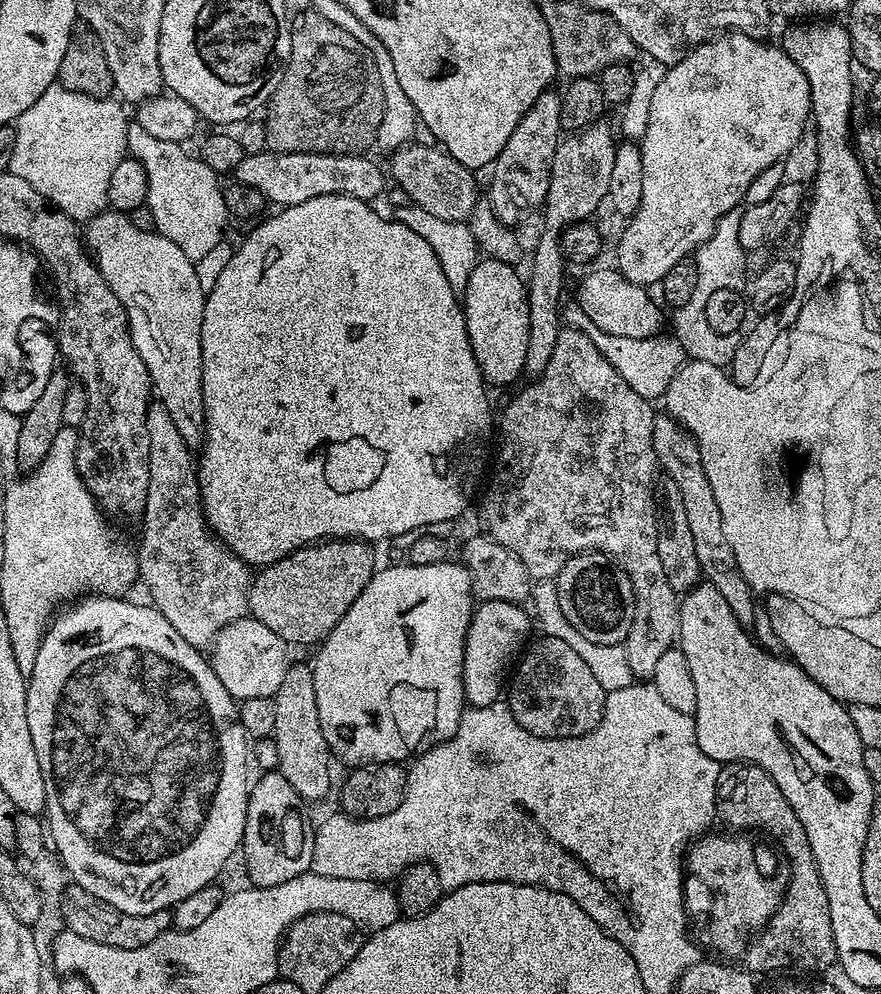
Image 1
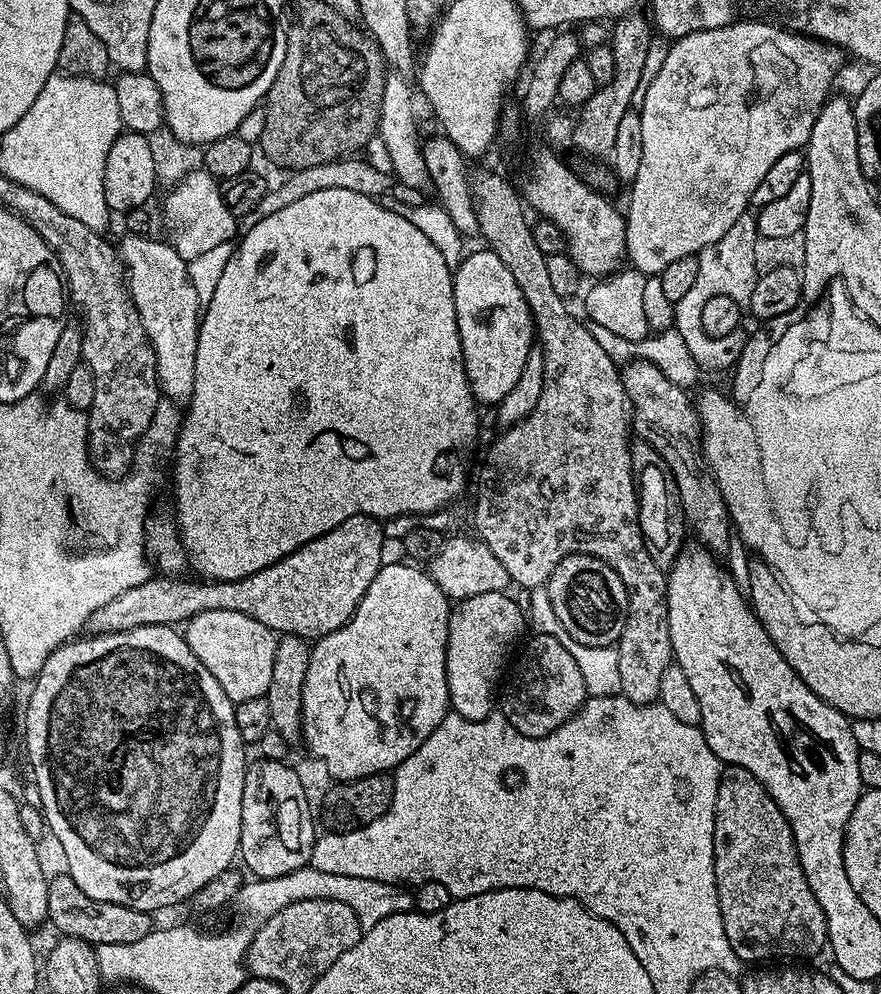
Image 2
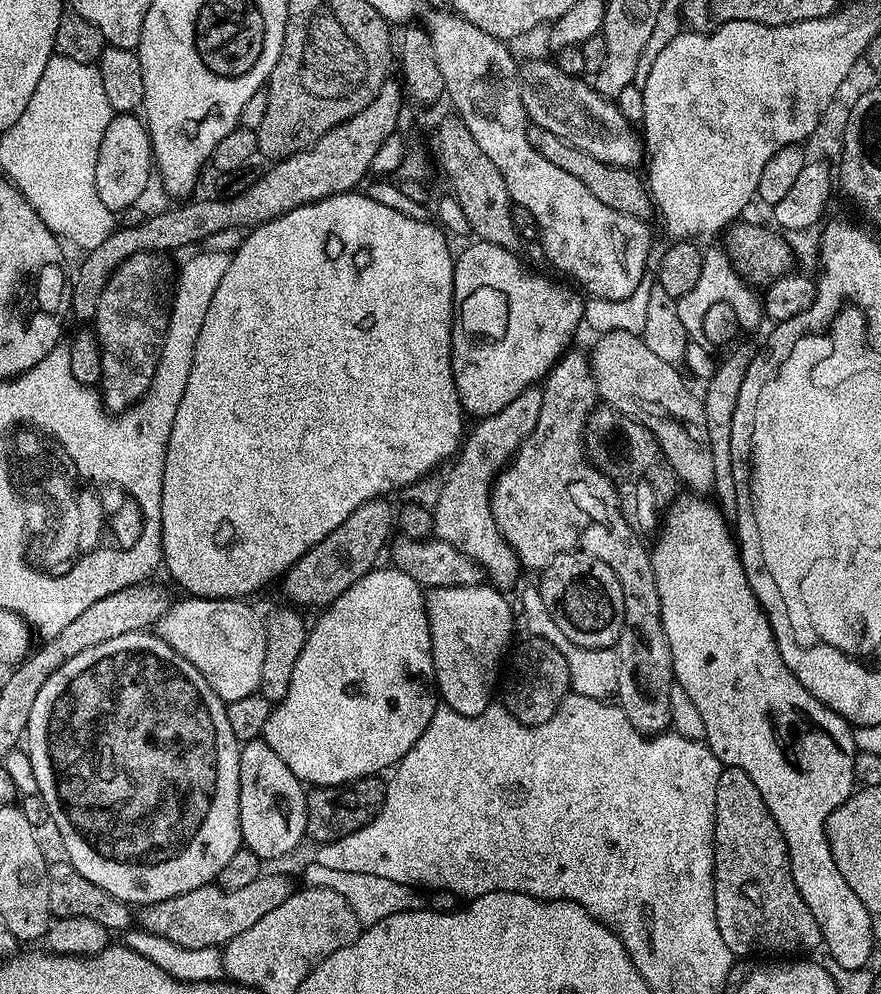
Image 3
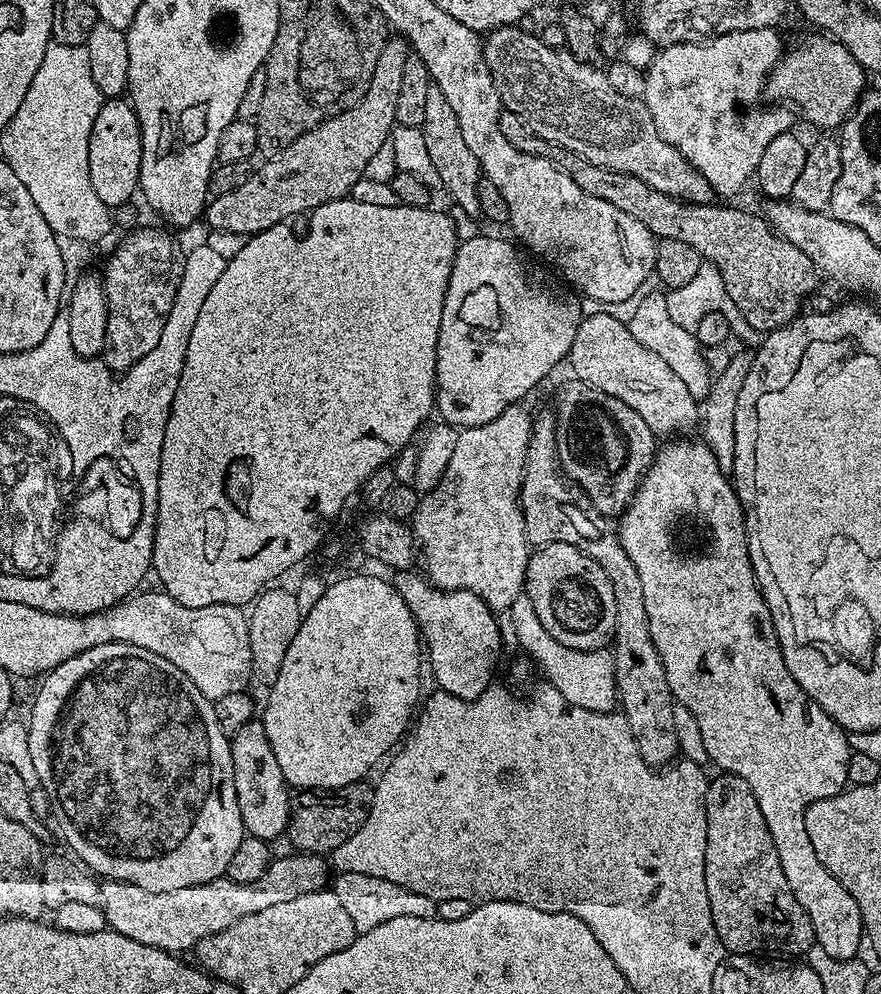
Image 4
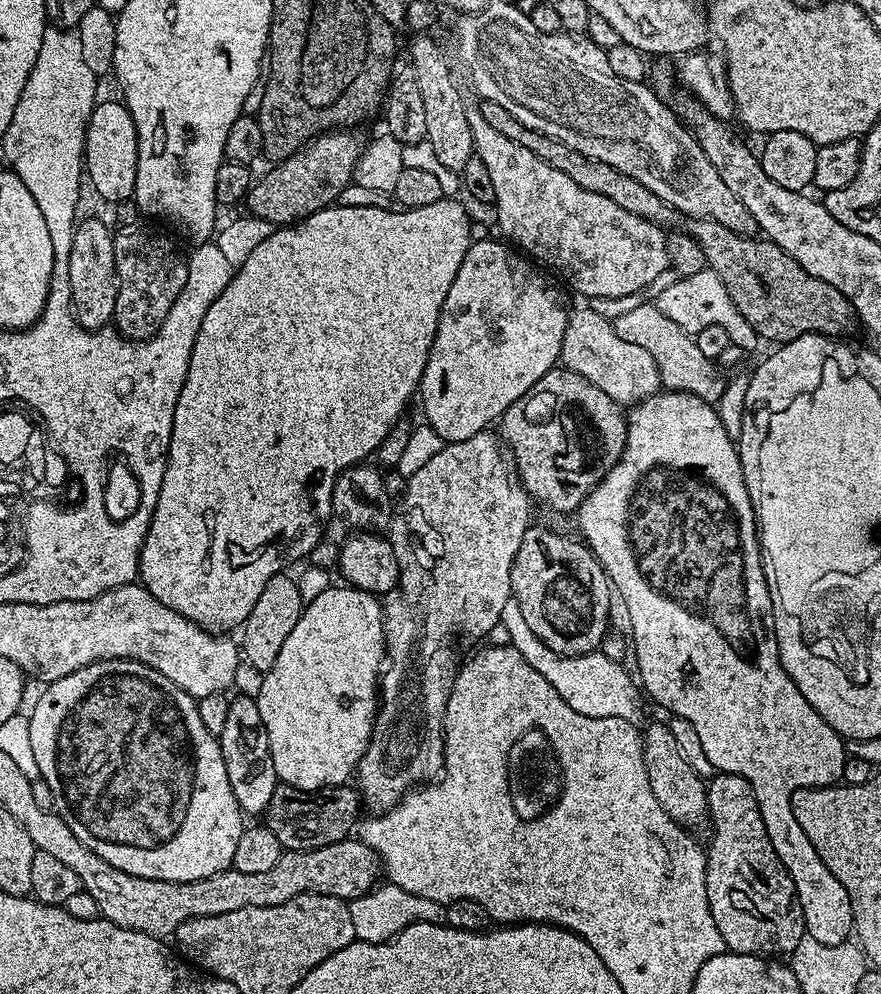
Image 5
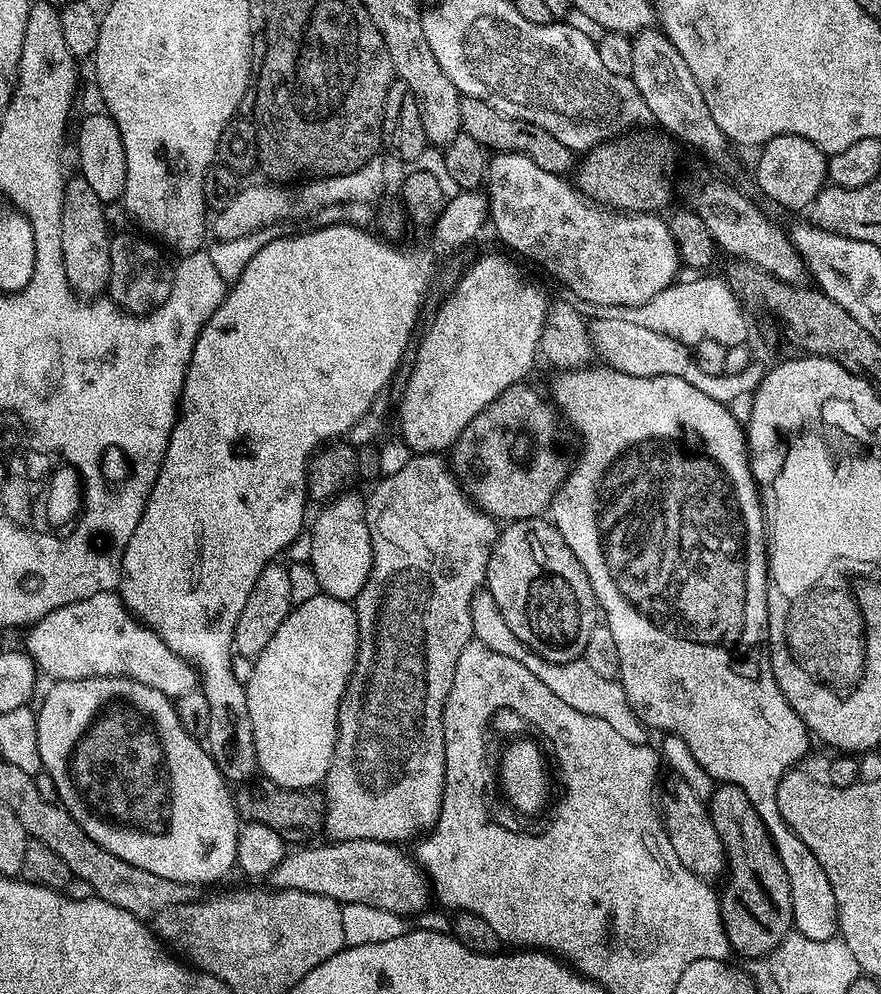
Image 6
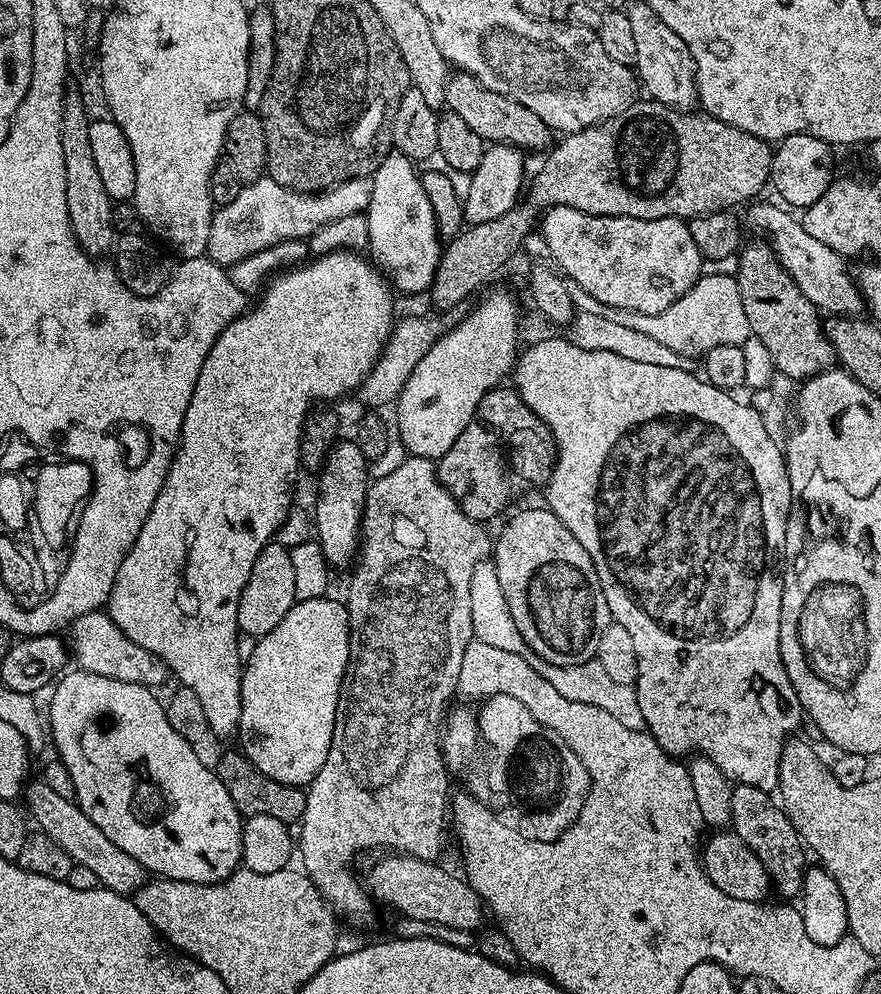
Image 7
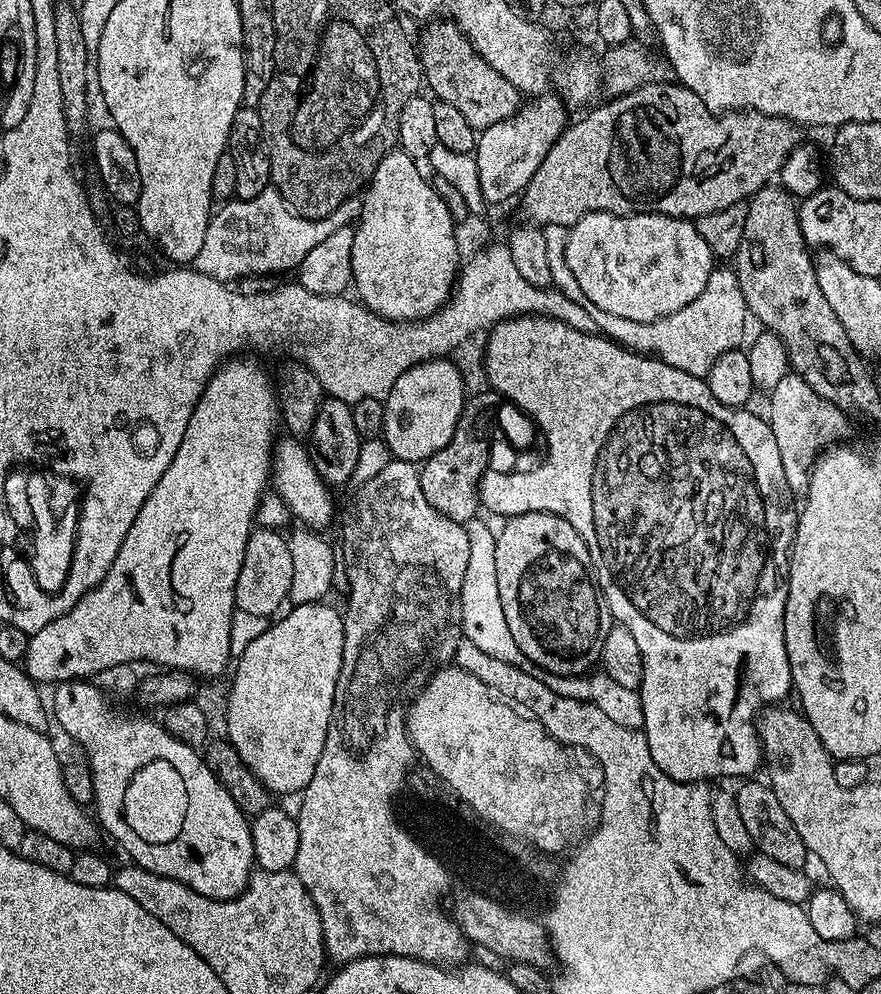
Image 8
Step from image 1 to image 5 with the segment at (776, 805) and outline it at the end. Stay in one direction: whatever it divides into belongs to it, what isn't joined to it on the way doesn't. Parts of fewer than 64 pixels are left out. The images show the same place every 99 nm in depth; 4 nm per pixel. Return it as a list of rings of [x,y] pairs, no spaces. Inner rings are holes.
[[[716,772],[707,783],[711,793],[711,825],[705,868],[706,898],[710,914],[714,918],[714,926],[718,926],[724,939],[724,947],[730,952],[765,958],[780,954],[776,952],[790,954],[806,934],[804,915],[796,897],[794,882],[786,866],[782,866],[782,858],[774,854],[774,842],[770,842],[770,834],[766,834],[766,822],[762,822],[754,790],[746,778],[729,772]]]

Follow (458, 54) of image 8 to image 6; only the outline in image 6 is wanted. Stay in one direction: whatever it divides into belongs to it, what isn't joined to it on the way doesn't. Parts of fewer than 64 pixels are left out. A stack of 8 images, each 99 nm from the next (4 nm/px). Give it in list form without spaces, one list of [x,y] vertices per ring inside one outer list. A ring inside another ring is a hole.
[[[464,96],[460,101],[460,127],[469,132],[478,142],[488,150],[509,150],[522,152],[529,156],[542,170],[550,170],[561,174],[568,174],[574,168],[574,153],[571,148],[562,146],[554,134],[542,130],[537,124],[528,124],[525,120],[518,120],[507,112],[496,107],[495,104],[480,100],[477,96]]]

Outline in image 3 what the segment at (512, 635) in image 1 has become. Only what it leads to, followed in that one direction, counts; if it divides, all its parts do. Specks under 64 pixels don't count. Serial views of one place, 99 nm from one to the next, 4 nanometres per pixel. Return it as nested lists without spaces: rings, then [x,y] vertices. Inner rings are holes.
[[[481,582],[464,586],[429,587],[424,593],[436,690],[439,699],[447,707],[463,716],[477,716],[488,708],[493,699],[492,691],[498,688],[497,680],[506,653],[513,643],[512,608],[499,591],[503,592],[491,583]]]

